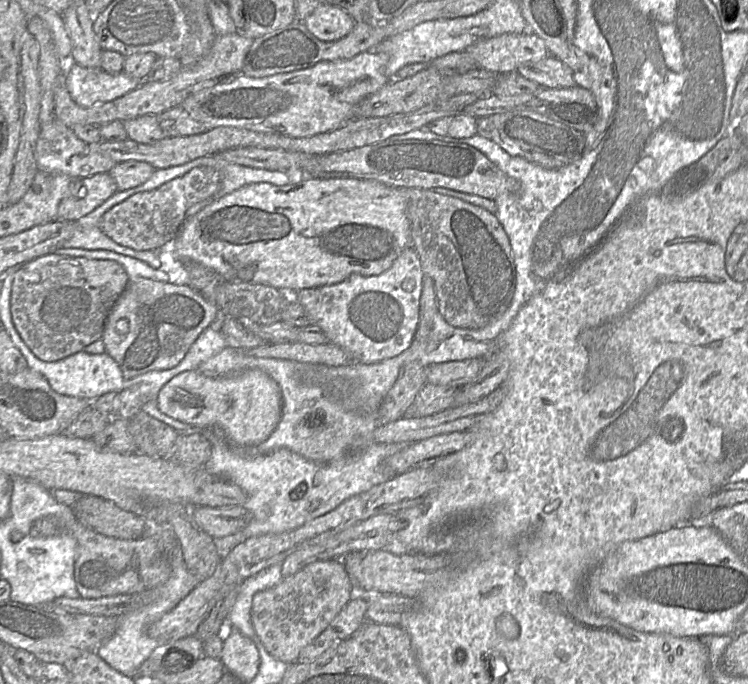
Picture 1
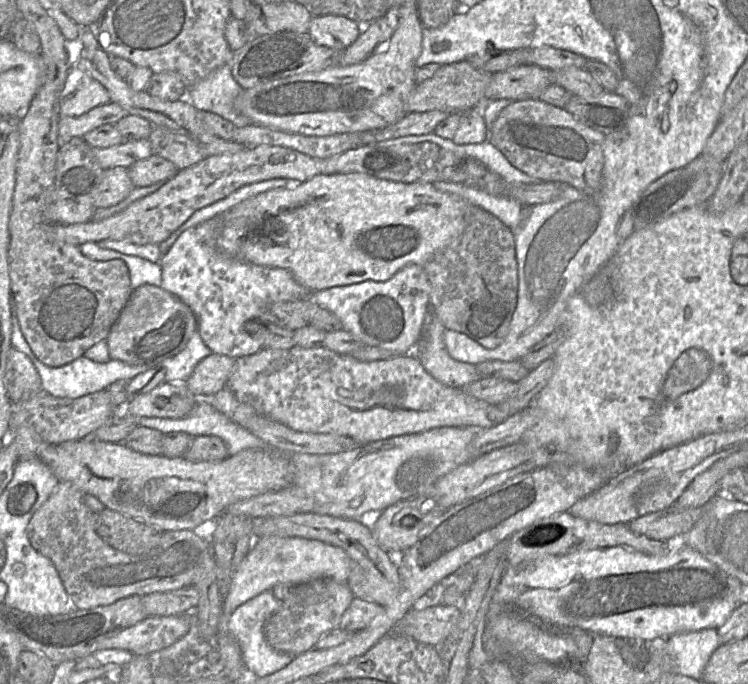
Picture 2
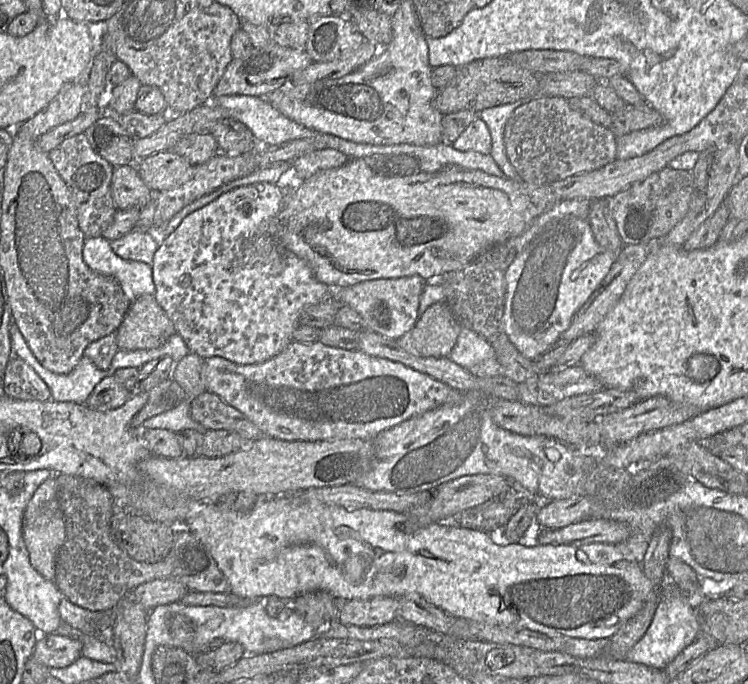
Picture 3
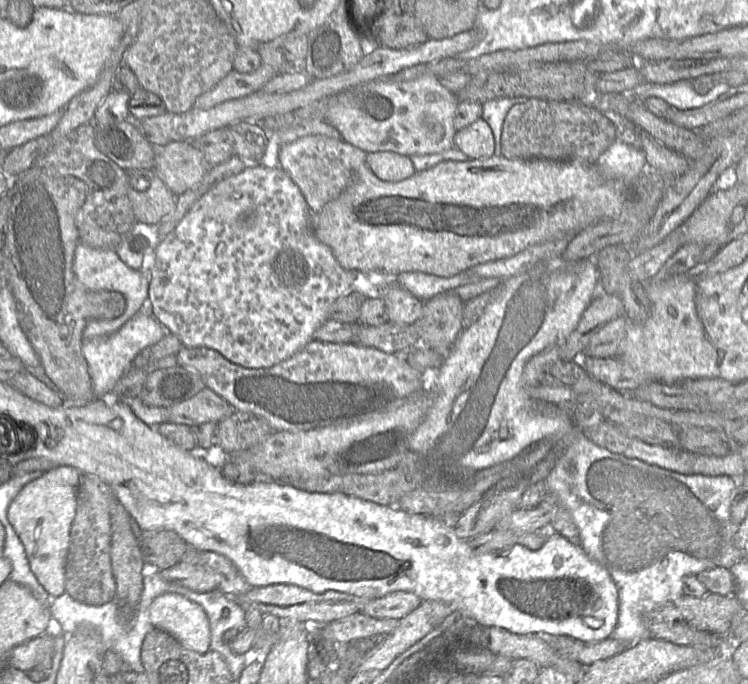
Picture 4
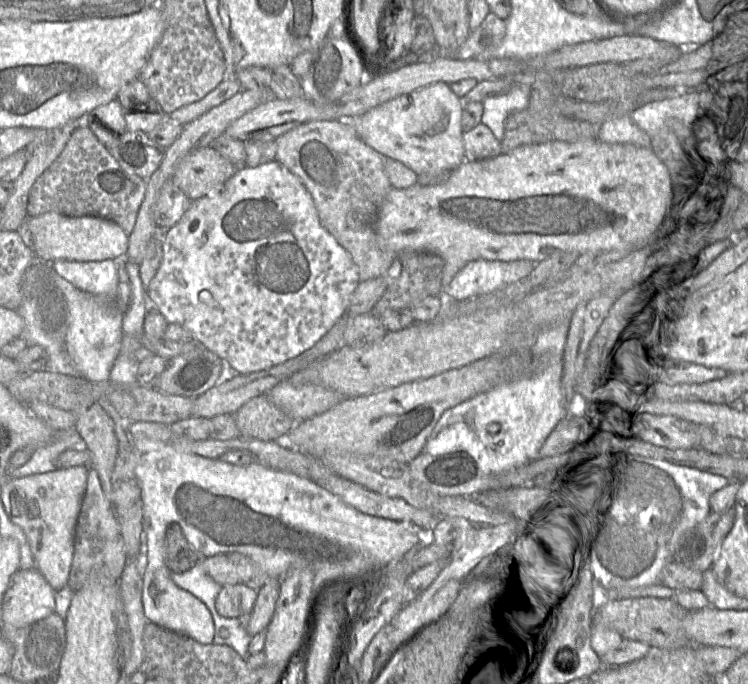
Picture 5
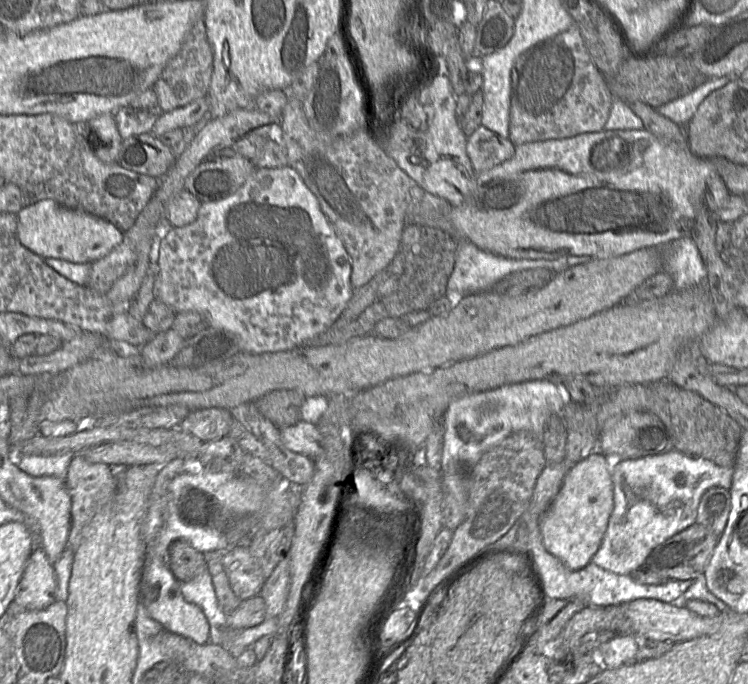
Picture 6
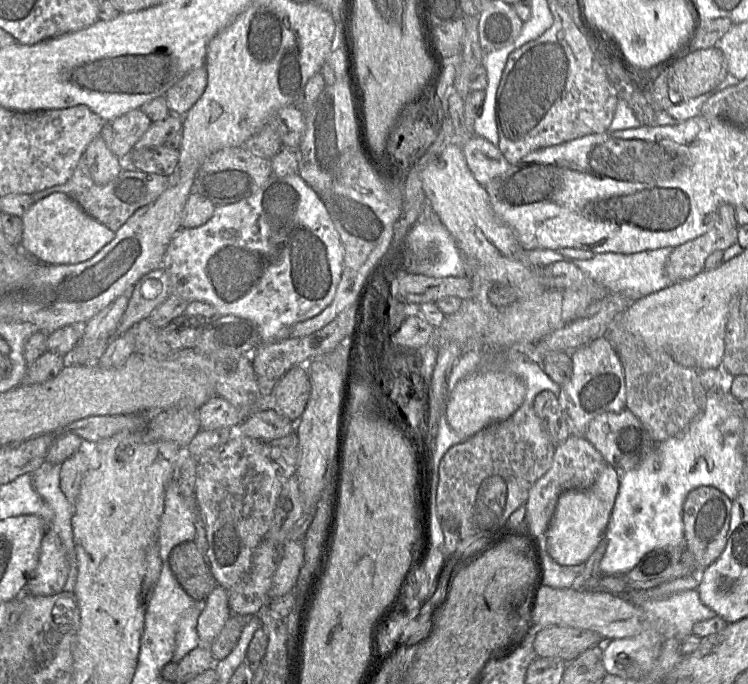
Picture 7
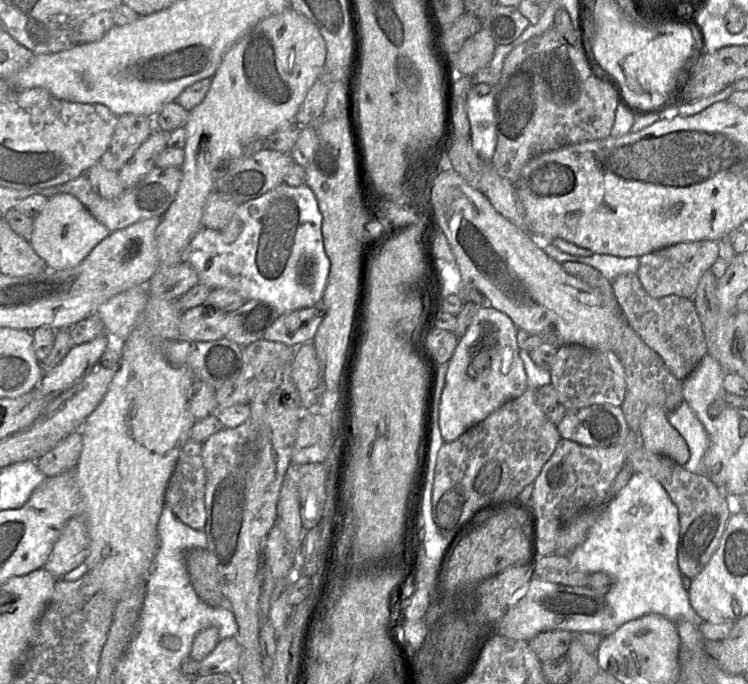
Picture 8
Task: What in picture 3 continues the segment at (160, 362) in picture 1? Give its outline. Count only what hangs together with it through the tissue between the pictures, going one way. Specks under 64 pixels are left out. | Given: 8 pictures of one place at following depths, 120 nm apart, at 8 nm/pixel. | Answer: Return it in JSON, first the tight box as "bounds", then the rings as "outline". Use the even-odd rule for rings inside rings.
{"bounds":[115,295,176,349],"outline":[[[154,295],[139,296],[130,306],[115,331],[118,349],[154,349],[176,334],[173,322]]]}

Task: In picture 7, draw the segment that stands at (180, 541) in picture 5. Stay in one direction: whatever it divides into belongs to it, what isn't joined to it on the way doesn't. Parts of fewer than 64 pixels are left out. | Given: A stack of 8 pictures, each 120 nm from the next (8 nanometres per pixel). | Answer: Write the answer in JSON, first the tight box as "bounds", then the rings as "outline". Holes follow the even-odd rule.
{"bounds":[169,540,217,601],"outline":[[[194,540],[174,547],[169,563],[180,585],[195,600],[205,601],[217,586],[208,557],[205,558]]]}

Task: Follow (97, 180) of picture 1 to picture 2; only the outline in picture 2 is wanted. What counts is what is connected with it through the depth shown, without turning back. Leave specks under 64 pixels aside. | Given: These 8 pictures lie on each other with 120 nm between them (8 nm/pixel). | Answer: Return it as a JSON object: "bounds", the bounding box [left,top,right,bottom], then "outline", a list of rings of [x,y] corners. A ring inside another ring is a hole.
{"bounds":[94,166,134,208],"outline":[[[116,166],[105,169],[95,195],[94,205],[96,208],[116,205],[124,200],[134,188],[128,168]]]}

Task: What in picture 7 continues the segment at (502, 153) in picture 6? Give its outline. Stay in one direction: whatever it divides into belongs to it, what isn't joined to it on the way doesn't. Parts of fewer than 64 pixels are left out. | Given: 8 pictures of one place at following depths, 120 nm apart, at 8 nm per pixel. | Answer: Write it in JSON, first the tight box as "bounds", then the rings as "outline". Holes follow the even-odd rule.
{"bounds":[462,135,511,186],"outline":[[[473,135],[462,149],[469,169],[483,186],[507,172],[511,166],[498,146],[483,137]]]}

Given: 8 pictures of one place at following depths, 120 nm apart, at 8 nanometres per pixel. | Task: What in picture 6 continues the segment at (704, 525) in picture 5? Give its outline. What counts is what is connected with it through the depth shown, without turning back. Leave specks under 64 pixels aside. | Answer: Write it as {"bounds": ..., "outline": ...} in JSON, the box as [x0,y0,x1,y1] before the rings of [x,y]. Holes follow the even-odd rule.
{"bounds":[644,523,719,580],"outline":[[[695,523],[656,546],[644,562],[644,568],[659,573],[665,579],[695,580],[703,575],[718,542],[719,535],[711,529]]]}

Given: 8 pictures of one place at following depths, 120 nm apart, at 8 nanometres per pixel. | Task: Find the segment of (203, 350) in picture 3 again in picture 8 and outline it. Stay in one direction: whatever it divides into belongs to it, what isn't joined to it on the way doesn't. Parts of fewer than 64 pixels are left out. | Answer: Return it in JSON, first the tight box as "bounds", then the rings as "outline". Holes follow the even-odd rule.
{"bounds":[182,182,330,315],"outline":[[[283,182],[260,197],[240,204],[233,218],[225,228],[220,230],[202,228],[185,248],[182,254],[182,262],[188,263],[196,271],[200,282],[199,284],[204,284],[212,290],[217,288],[233,290],[246,300],[263,301],[274,307],[280,315],[294,310],[312,307],[321,302],[330,271],[330,260],[325,252],[323,243],[322,221],[323,216],[319,210],[317,198],[311,188],[306,184],[292,187]]]}

